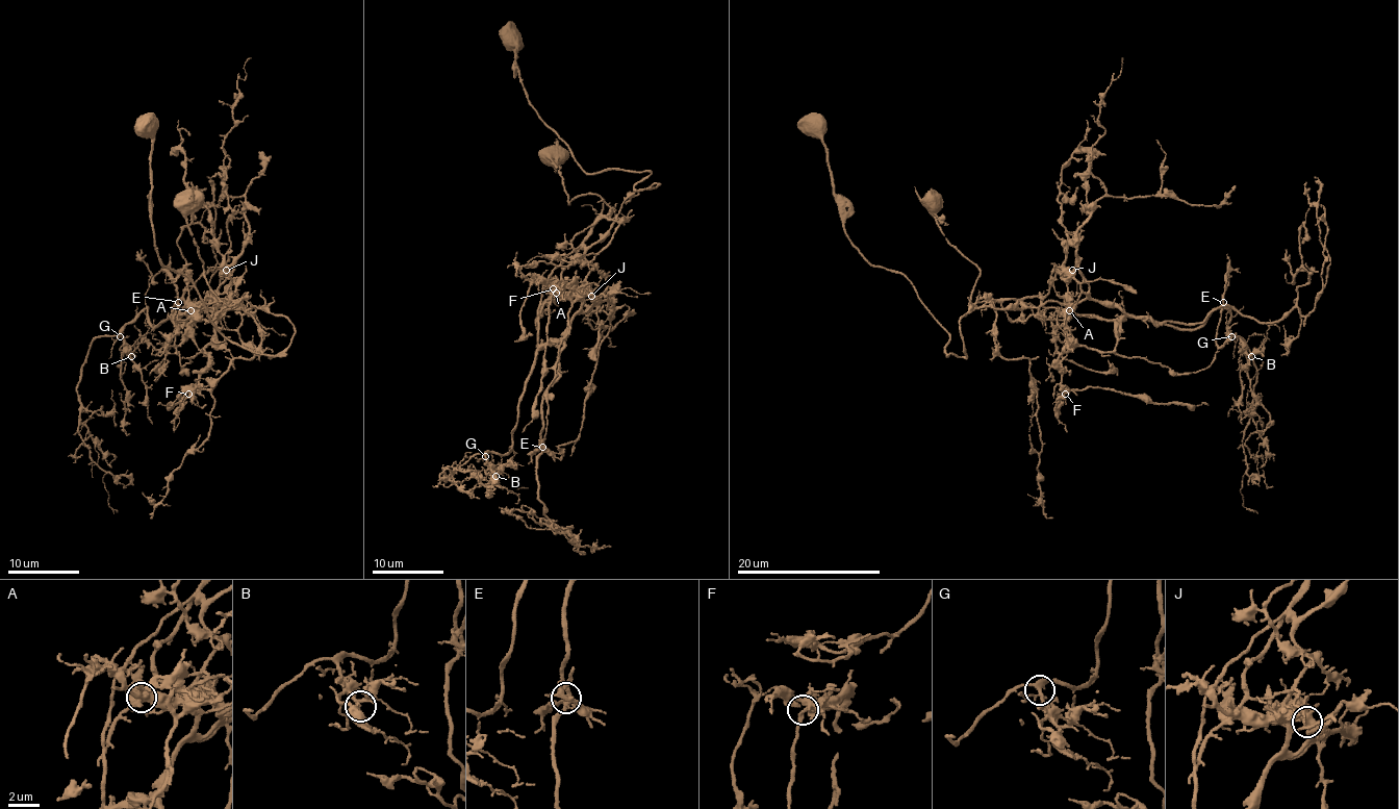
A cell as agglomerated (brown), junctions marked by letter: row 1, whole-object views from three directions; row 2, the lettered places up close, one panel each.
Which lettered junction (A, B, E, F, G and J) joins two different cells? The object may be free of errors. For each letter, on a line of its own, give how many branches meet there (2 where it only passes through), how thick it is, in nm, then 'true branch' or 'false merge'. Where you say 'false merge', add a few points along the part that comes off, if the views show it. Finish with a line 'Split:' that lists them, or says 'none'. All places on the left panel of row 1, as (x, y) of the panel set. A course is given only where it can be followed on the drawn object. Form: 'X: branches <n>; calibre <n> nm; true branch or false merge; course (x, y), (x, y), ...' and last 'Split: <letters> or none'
A: branches 5; calibre 550 nm; false merge; course (191, 311), (152, 329), (147, 309), (99, 336), (80, 371), (79, 435), (106, 473), (112, 514)
B: branches 5; calibre 300 nm; true branch
E: branches 4; calibre 280 nm; true branch
F: branches 5; calibre 320 nm; true branch
G: branches 5; calibre 320 nm; true branch
J: branches 4; calibre 440 nm; true branch
Split: A

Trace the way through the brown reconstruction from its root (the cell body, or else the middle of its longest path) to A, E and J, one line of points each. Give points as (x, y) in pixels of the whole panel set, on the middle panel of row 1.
A: (512, 39), (530, 105), (586, 172), (659, 184), (564, 260), (555, 293)
E: (512, 39), (530, 105), (586, 172), (659, 184), (586, 253), (542, 447)
J: (512, 39), (530, 105), (586, 172), (659, 184), (587, 249), (591, 296)

